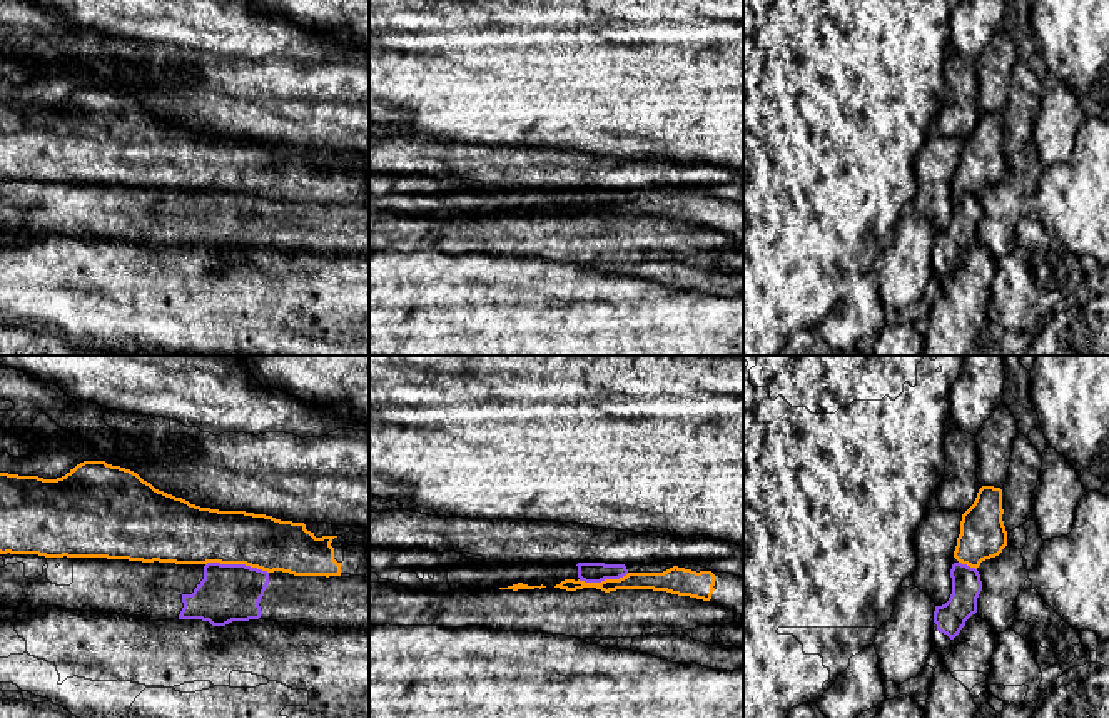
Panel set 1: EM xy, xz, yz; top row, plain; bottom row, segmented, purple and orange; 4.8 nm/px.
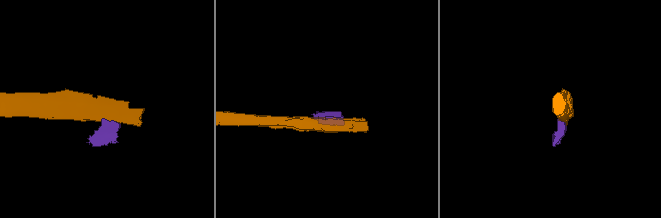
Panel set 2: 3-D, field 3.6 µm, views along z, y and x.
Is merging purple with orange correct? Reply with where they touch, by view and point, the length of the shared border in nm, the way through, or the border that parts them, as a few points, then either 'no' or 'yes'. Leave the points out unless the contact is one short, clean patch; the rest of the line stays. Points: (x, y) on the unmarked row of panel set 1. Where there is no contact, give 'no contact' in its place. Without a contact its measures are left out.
xy (238, 191) | 300 nm | along xy (206, 189), (244, 189), (268, 199) | no

